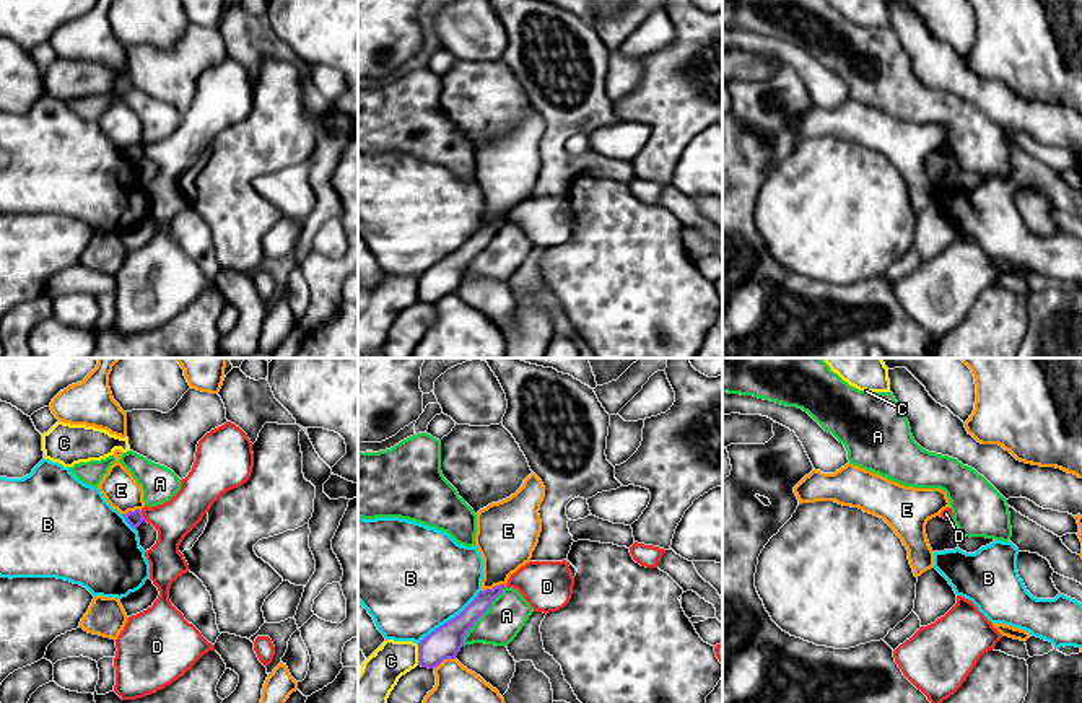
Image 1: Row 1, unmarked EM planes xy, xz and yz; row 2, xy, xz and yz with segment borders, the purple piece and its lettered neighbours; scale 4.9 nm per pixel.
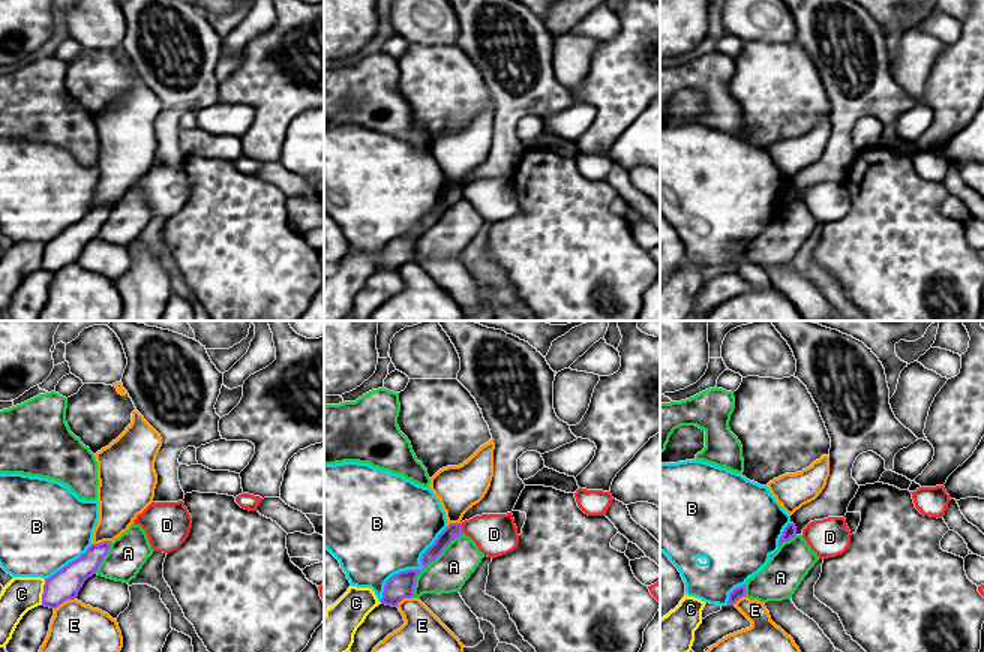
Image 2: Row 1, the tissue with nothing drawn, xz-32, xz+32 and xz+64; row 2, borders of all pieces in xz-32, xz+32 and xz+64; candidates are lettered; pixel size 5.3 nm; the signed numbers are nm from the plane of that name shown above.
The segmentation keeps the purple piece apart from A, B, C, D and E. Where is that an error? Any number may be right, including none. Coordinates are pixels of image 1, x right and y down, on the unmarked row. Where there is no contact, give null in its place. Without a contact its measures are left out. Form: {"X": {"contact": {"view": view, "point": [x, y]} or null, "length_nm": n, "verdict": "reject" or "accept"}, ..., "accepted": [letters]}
{"A": {"contact": {"view": "xz", "point": [482, 249]}, "length_nm": 380, "verdict": "reject"}, "B": {"contact": {"view": "xz", "point": [451, 254]}, "length_nm": 420, "verdict": "reject"}, "C": {"contact": {"view": "xz", "point": [418, 290]}, "length_nm": 100, "verdict": "reject"}, "D": {"contact": {"view": "xy", "point": [142, 152]}, "length_nm": 50, "verdict": "reject"}, "E": {"contact": {"view": "xz", "point": [495, 222]}, "length_nm": 120, "verdict": "reject"}, "accepted": []}

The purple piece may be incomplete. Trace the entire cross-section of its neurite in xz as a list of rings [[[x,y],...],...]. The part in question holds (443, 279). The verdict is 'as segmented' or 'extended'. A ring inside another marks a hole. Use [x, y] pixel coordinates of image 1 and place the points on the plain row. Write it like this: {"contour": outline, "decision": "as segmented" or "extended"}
{"contour": [[[500,220],[493,225],[480,226],[459,251],[425,272],[418,278],[418,301],[434,304],[444,295],[456,295],[467,267],[488,246],[504,223],[504,220]]], "decision": "as segmented"}

